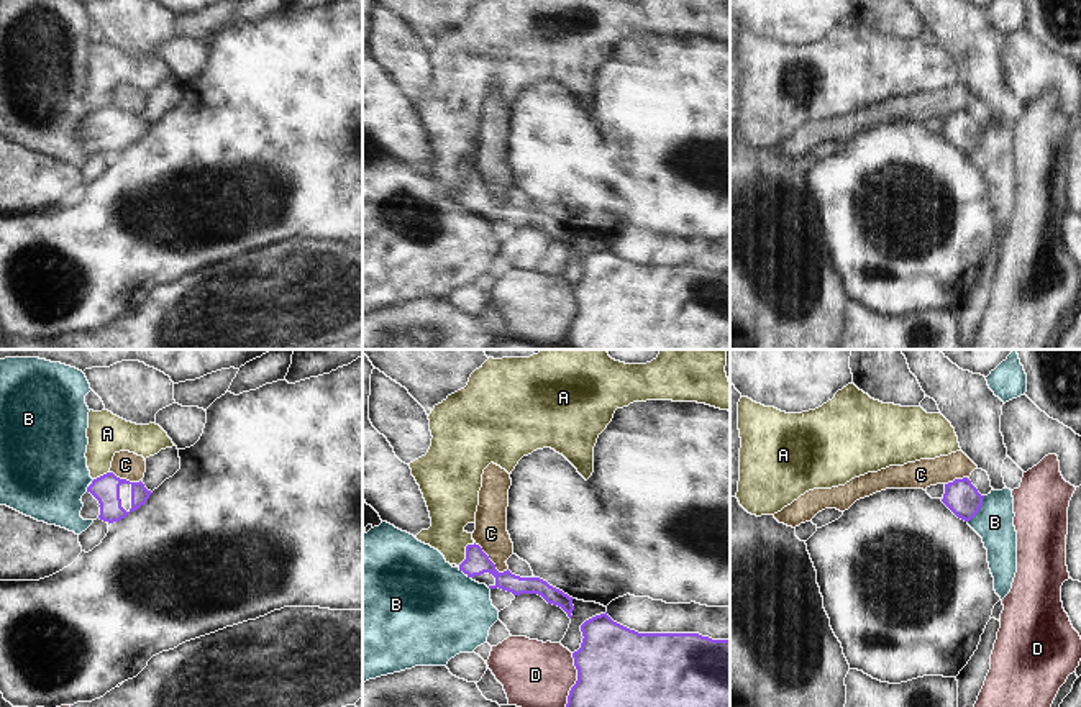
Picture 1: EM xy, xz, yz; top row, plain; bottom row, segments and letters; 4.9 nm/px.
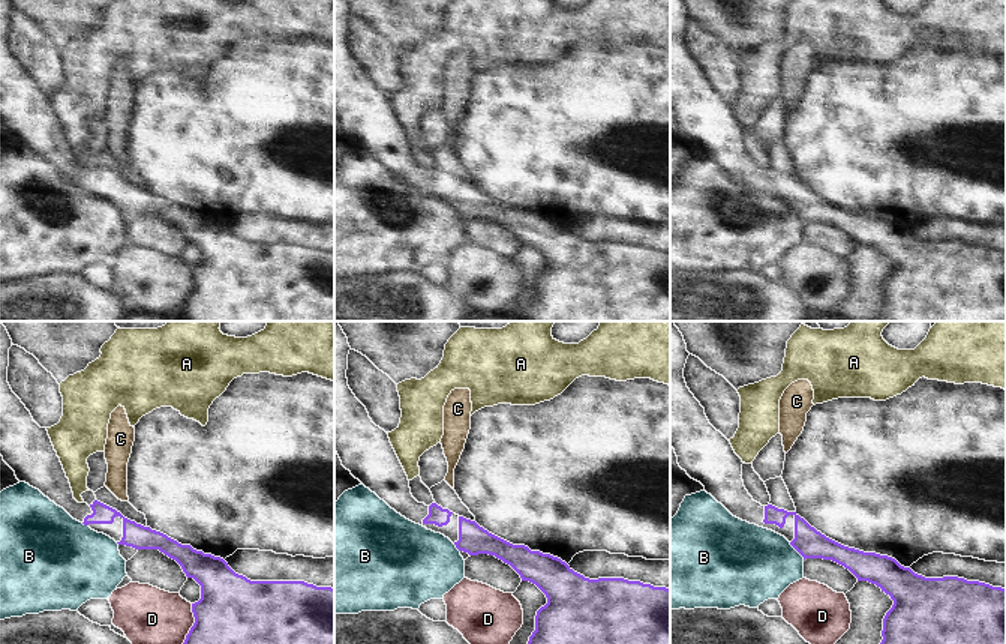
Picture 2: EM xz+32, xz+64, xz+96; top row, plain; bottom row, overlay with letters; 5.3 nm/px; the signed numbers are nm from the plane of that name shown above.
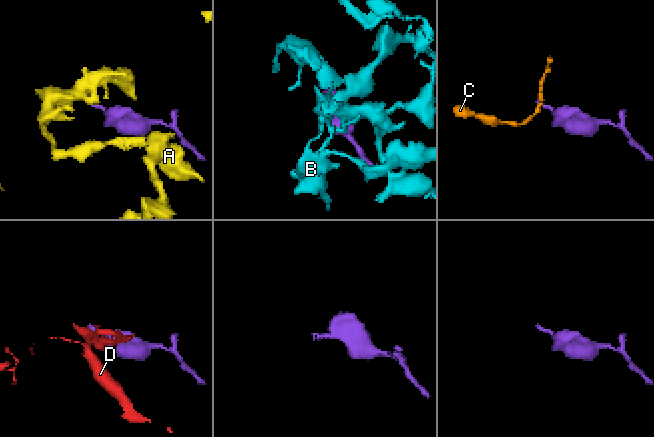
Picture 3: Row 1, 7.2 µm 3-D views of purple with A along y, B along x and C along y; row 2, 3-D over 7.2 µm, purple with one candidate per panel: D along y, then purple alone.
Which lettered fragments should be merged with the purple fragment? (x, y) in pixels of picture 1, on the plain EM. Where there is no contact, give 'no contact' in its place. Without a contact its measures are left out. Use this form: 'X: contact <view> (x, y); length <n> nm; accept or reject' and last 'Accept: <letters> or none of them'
A: contact xz (466, 186); length 150 nm; reject
B: contact yz (980, 140); length 160 nm; reject
C: contact xz (491, 194); length 220 nm; reject
D: contact xz (574, 317); length 320 nm; reject
Accept: none of them

